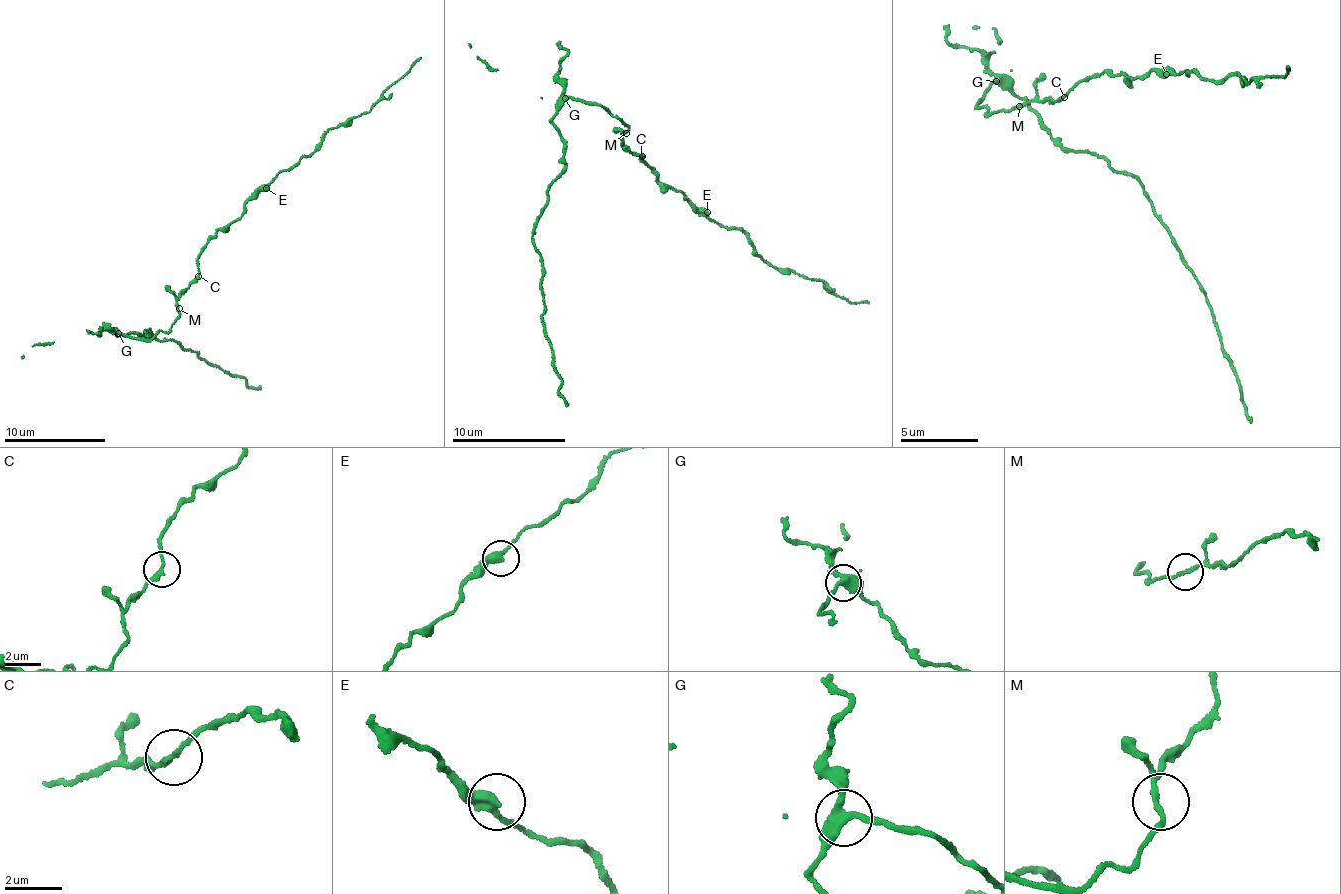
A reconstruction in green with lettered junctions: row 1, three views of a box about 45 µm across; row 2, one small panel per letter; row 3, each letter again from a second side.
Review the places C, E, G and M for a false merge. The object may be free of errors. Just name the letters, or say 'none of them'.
G

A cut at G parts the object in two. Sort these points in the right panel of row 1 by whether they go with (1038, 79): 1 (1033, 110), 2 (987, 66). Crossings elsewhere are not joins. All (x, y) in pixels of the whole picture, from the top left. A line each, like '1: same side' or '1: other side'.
1: other side
2: other side

